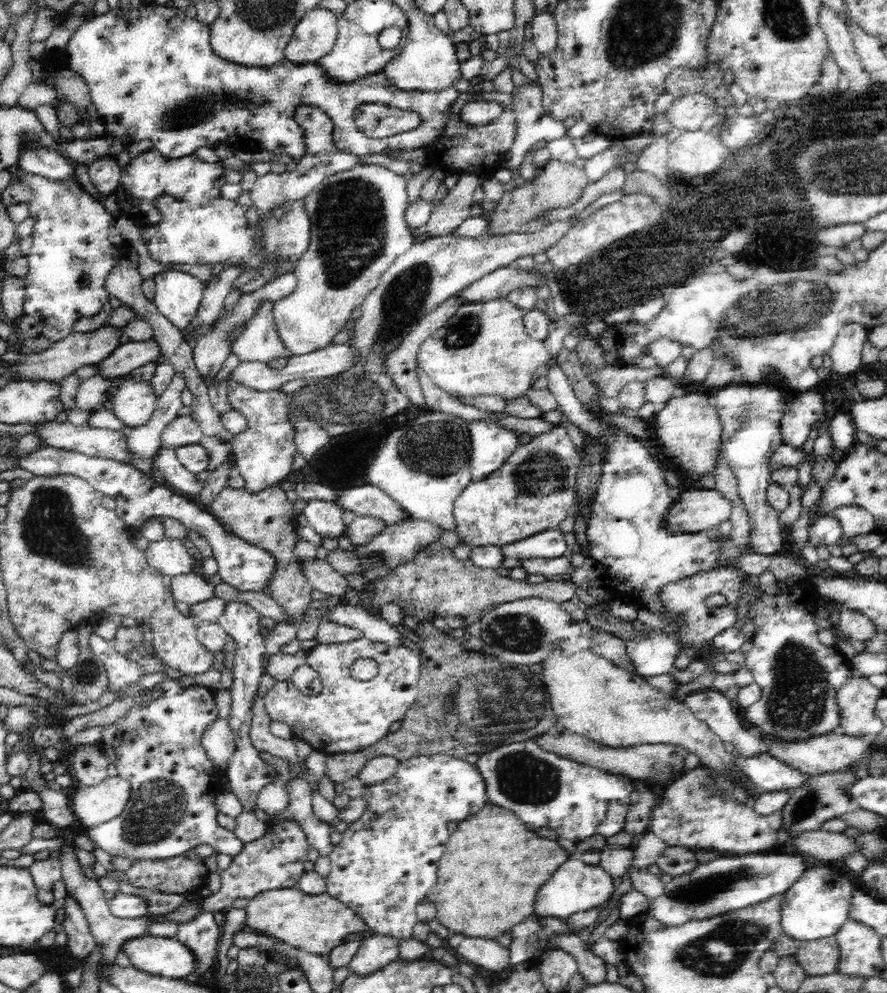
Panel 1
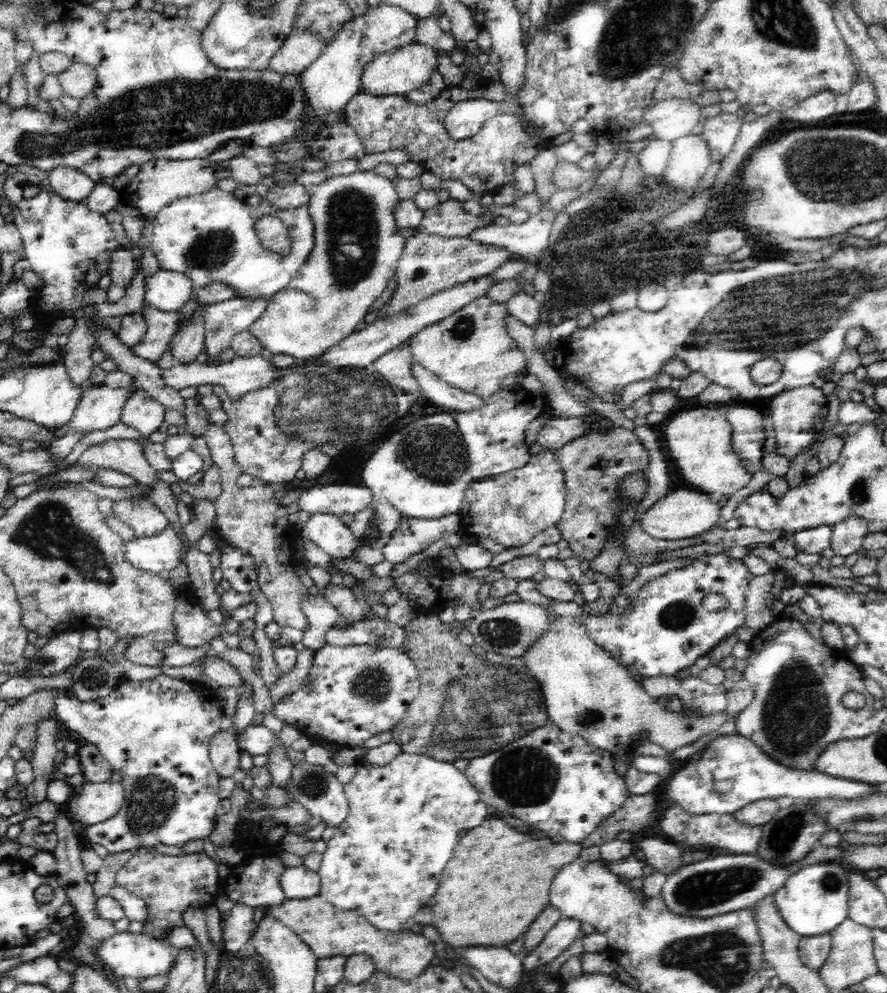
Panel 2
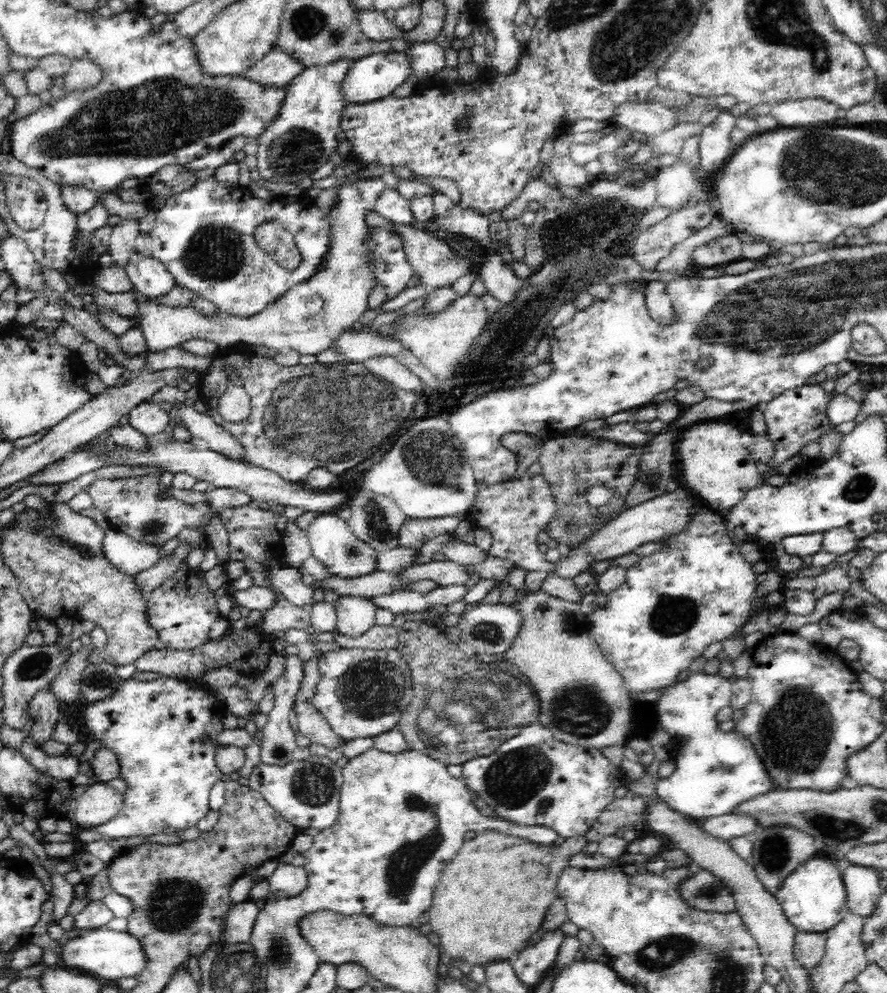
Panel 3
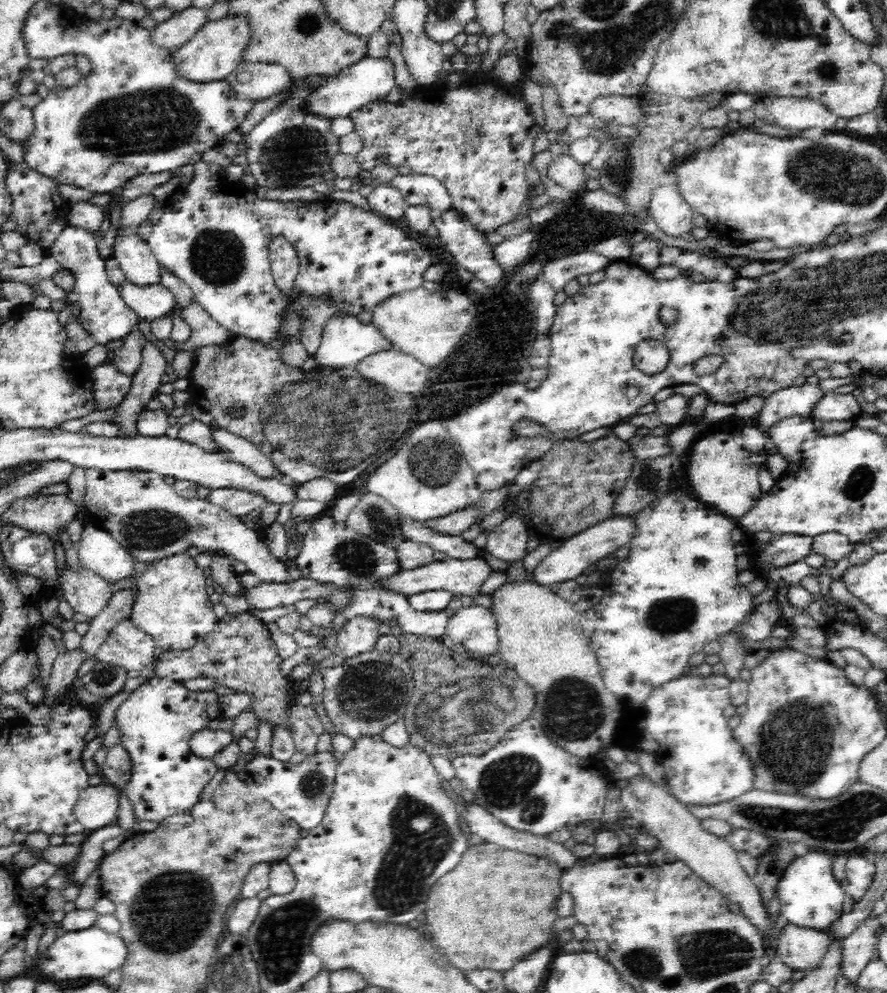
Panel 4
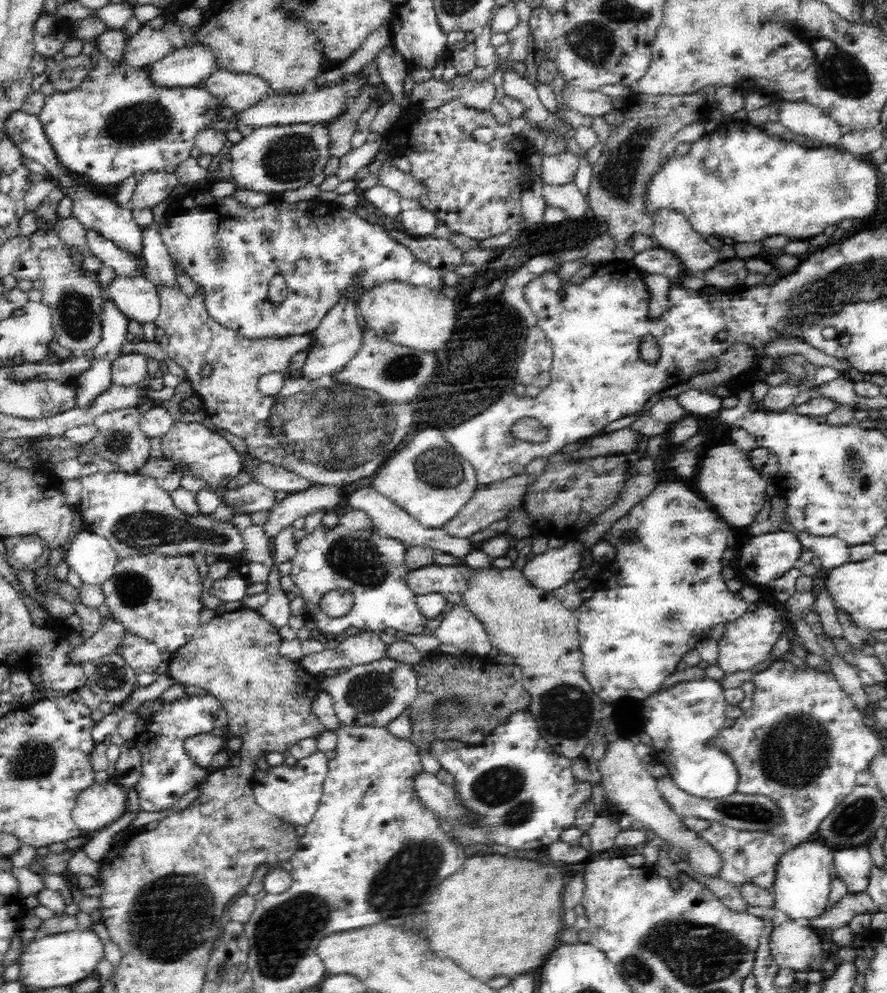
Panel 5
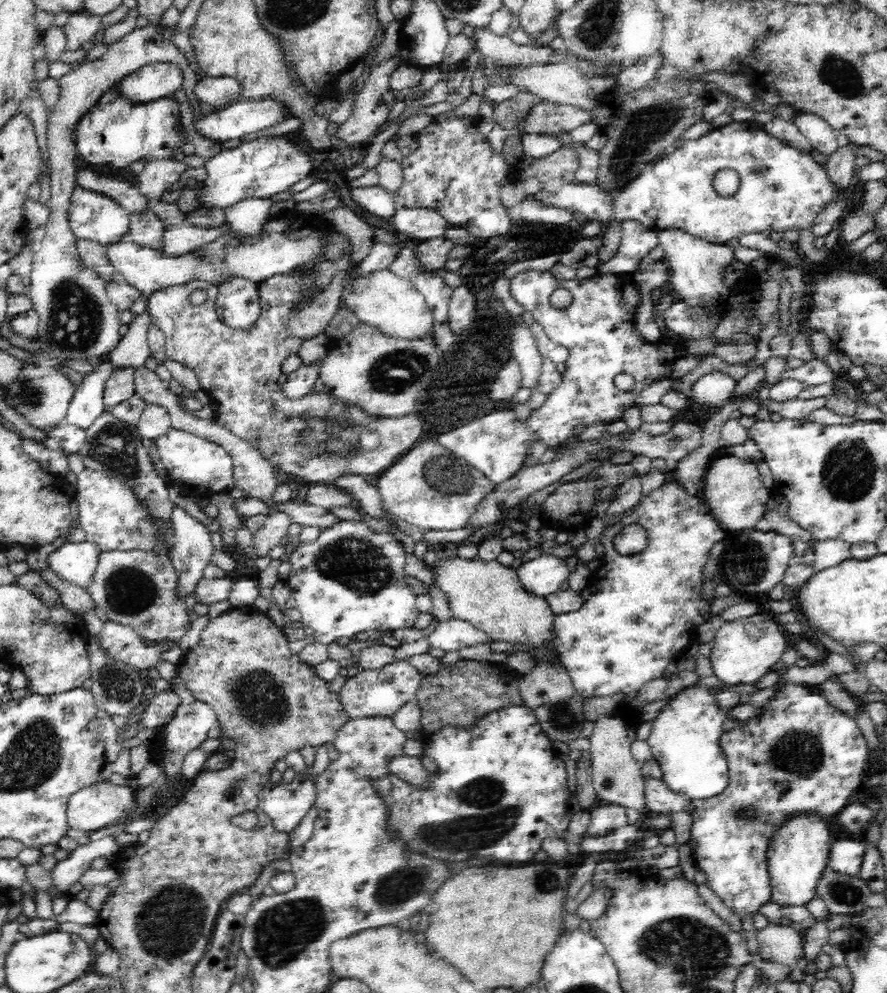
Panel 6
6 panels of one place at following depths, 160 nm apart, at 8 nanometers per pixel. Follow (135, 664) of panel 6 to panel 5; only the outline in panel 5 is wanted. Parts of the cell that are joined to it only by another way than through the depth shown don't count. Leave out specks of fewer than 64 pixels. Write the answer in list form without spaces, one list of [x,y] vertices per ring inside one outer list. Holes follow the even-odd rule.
[[[102,602],[97,609],[104,624],[88,640],[76,647],[75,652],[71,654],[71,662],[74,664],[83,666],[86,662],[118,652],[123,636],[128,633],[128,630],[112,617],[105,602]]]

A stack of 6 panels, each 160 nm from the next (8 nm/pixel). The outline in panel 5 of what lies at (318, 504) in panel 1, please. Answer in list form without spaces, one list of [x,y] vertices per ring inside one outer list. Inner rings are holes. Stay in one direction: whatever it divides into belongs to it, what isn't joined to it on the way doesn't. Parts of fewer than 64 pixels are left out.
[[[321,524],[297,542],[297,553],[291,559],[290,576],[302,593],[305,620],[314,621],[320,634],[318,638],[322,638],[324,641],[328,638],[334,638],[350,626],[374,633],[402,630],[405,634],[422,634],[429,618],[424,616],[415,604],[417,595],[409,589],[406,582],[406,575],[410,571],[405,565],[406,549],[407,547],[400,540],[386,537],[377,530],[352,530],[350,527],[344,527],[340,524],[332,528],[326,528]],[[336,589],[349,590],[354,595],[354,606],[342,618],[332,618],[319,609],[321,596]]]

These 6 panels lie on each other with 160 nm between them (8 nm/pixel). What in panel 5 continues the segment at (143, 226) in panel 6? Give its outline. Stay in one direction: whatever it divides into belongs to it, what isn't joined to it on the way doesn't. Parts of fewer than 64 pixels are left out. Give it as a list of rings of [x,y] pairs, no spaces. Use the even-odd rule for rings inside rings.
[[[154,222],[146,228],[141,237],[147,268],[145,277],[157,286],[172,286],[176,283],[176,270],[168,248],[162,243],[158,224],[160,222]]]

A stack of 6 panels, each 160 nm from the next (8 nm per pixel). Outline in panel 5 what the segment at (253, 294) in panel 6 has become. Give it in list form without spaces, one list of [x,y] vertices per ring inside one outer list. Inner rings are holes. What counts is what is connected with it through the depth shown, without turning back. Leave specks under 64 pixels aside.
[[[194,191],[180,196],[178,199],[172,199],[170,201],[171,206],[168,207],[167,213],[164,215],[163,220],[158,224],[158,231],[160,231],[161,240],[168,248],[168,253],[172,258],[172,261],[176,265],[180,266],[182,270],[185,270],[186,274],[189,274],[190,278],[199,286],[203,286],[203,304],[206,307],[206,311],[210,318],[215,322],[218,322],[221,326],[227,327],[229,330],[236,331],[240,336],[250,338],[265,338],[265,337],[282,337],[287,335],[306,335],[312,334],[316,328],[320,325],[322,318],[332,308],[336,307],[338,300],[342,296],[348,294],[348,288],[355,288],[353,290],[353,298],[355,302],[360,302],[360,294],[364,294],[370,287],[376,286],[377,283],[390,282],[390,280],[397,280],[398,282],[406,282],[412,286],[425,286],[429,289],[436,291],[442,295],[442,289],[446,286],[442,282],[443,269],[432,268],[417,258],[408,249],[408,246],[403,246],[400,242],[397,242],[388,232],[388,229],[380,224],[372,224],[368,220],[364,220],[360,216],[357,216],[350,210],[344,210],[339,206],[326,205],[318,200],[308,200],[308,202],[294,202],[294,204],[288,204],[278,198],[270,204],[260,206],[260,208],[245,208],[236,198],[233,196],[226,196],[226,198],[214,198],[206,191]],[[282,273],[289,286],[289,294],[286,298],[286,302],[280,303],[275,306],[270,297],[268,297],[269,282],[270,279],[276,274]]]

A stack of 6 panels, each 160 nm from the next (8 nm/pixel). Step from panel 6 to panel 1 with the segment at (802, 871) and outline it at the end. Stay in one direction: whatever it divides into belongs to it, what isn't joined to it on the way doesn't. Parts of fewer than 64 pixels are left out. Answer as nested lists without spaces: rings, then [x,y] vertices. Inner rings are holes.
[[[809,868],[784,893],[784,900],[780,904],[781,928],[788,937],[796,942],[832,937],[849,919],[854,883],[838,870],[836,884],[832,884],[832,878],[834,872],[830,868]]]

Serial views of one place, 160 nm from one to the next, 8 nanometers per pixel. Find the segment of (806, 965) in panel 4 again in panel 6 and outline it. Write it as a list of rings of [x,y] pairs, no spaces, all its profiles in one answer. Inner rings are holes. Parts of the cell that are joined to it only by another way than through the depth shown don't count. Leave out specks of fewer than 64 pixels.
[[[770,923],[762,931],[758,931],[757,940],[759,955],[764,961],[792,968],[805,956],[804,938],[800,930],[791,925]]]

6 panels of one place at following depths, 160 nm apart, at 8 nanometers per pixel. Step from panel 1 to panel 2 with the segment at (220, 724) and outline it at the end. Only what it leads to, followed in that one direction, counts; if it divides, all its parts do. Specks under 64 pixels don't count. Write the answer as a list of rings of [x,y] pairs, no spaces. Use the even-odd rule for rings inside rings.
[[[220,731],[209,744],[209,757],[222,778],[234,776],[239,768],[240,748],[230,731]]]

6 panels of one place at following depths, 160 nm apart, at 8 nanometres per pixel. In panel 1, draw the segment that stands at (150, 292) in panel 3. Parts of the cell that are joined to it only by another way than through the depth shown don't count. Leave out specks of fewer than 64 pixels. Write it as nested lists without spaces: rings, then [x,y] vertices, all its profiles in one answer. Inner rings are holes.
[[[164,270],[153,276],[154,304],[178,330],[184,332],[197,316],[205,283],[178,270]]]

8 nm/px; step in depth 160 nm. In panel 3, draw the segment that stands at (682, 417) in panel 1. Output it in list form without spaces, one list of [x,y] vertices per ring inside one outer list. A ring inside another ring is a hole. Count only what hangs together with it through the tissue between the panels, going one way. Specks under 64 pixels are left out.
[[[718,419],[716,421],[704,421],[687,426],[681,433],[677,434],[676,455],[677,461],[680,462],[680,470],[682,470],[683,482],[688,482],[688,486],[702,498],[706,500],[708,506],[716,508],[716,512],[720,512],[720,508],[726,508],[726,513],[738,505],[741,498],[753,488],[761,486],[760,473],[756,469],[756,460],[752,457],[748,448],[740,443],[740,435],[742,432],[732,426],[726,419]]]

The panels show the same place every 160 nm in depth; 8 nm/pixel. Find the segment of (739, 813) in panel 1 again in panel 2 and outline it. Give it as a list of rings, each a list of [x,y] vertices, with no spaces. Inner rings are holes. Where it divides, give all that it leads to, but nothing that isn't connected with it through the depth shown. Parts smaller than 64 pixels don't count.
[[[672,803],[662,814],[657,826],[660,826],[660,832],[666,836],[667,840],[674,843],[682,842],[682,844],[692,844],[692,846],[712,846],[712,848],[723,850],[724,853],[735,855],[757,852],[762,838],[762,825],[742,824],[734,817],[734,813],[692,815]]]

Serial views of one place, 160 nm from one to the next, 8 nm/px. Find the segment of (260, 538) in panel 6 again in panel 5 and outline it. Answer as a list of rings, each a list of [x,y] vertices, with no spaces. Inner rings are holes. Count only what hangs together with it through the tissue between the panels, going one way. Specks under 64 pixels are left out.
[[[312,485],[307,489],[289,493],[269,510],[268,520],[262,528],[270,540],[297,518],[322,509],[336,509],[342,502],[342,489],[337,486]]]

